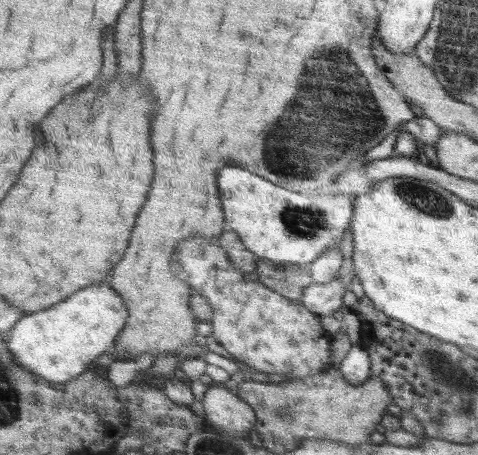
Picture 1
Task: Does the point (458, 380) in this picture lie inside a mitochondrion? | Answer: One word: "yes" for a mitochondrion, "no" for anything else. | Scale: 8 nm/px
yes

